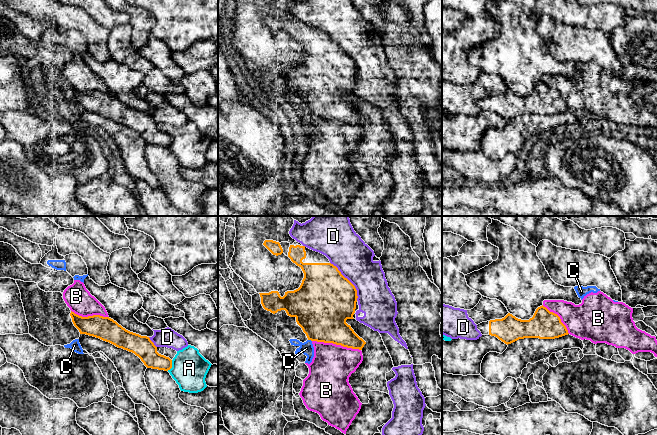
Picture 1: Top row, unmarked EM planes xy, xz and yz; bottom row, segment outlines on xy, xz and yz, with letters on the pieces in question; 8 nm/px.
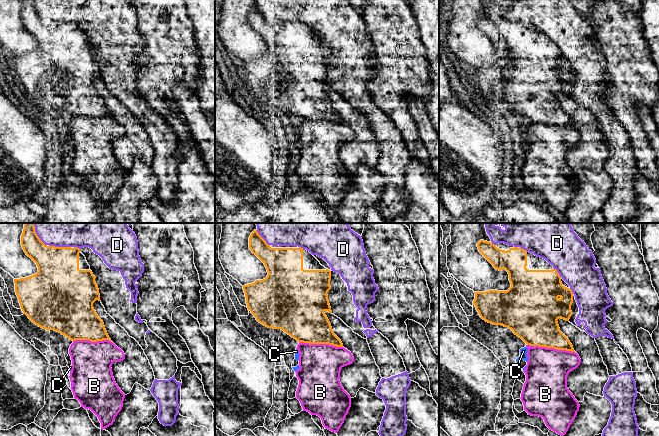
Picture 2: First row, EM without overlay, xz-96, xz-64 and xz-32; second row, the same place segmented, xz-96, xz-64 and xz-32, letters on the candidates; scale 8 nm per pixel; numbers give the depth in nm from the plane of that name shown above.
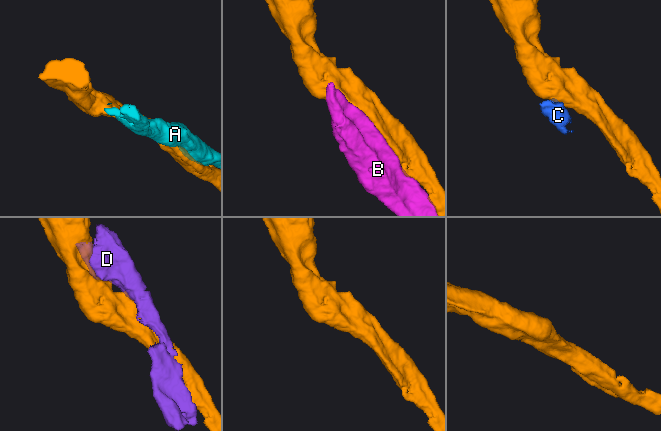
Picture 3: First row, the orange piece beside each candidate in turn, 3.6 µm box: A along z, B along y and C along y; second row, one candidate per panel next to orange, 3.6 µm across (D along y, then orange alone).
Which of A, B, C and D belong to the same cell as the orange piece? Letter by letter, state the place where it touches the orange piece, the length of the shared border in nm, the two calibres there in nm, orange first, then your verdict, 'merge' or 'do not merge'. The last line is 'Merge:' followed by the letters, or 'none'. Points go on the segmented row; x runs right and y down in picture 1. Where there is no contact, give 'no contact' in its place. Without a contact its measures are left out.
A: contact xy (171, 366); length 100 nm; calibres 160 and 280 nm; do not merge
B: contact xz (336, 344); length 400 nm; calibres 380 and 340 nm; do not merge
C: contact xz (310, 339); length 40 nm; calibres 440 and 100 nm; do not merge
D: contact xz (349, 281); length 380 nm; calibres 460 and 300 nm; do not merge
Merge: none

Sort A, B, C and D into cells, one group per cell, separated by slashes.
A / B C / D

